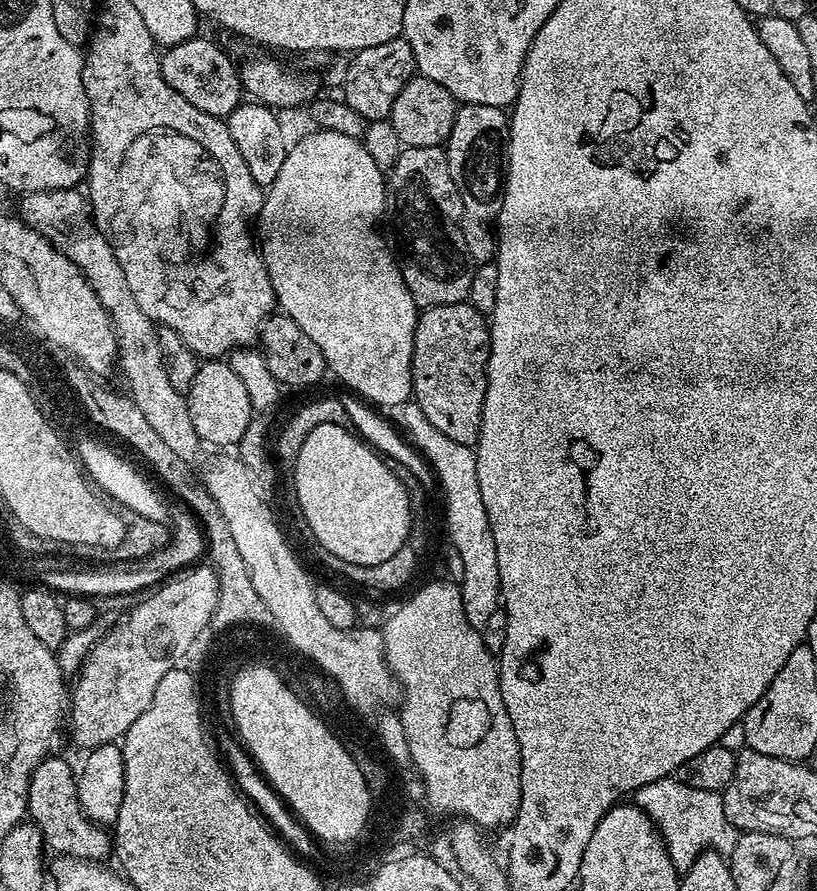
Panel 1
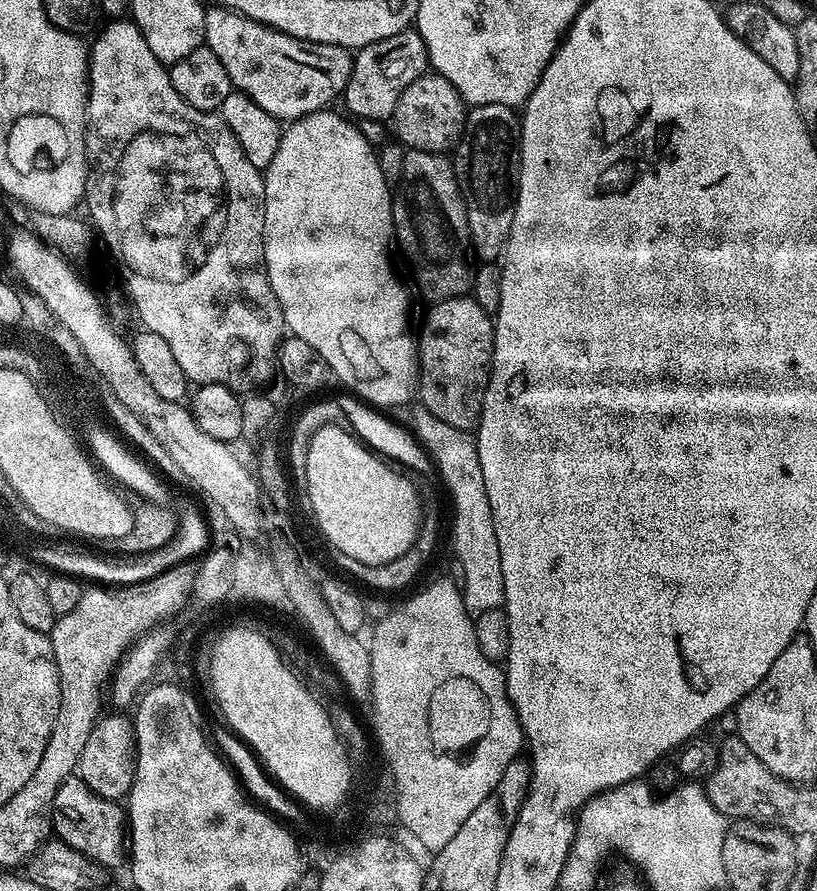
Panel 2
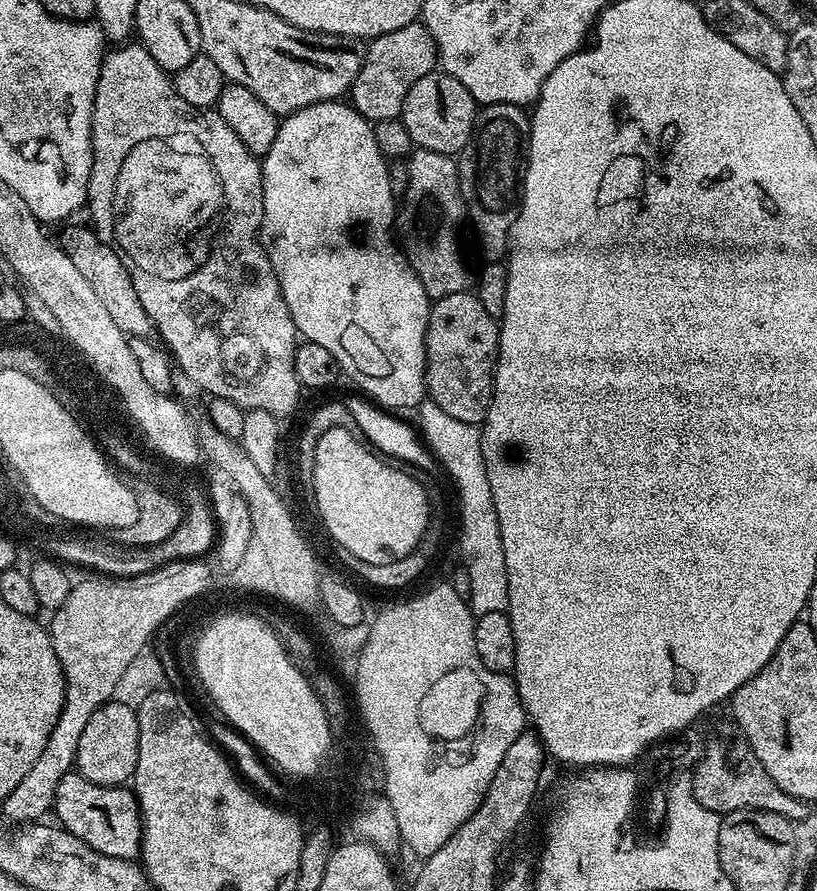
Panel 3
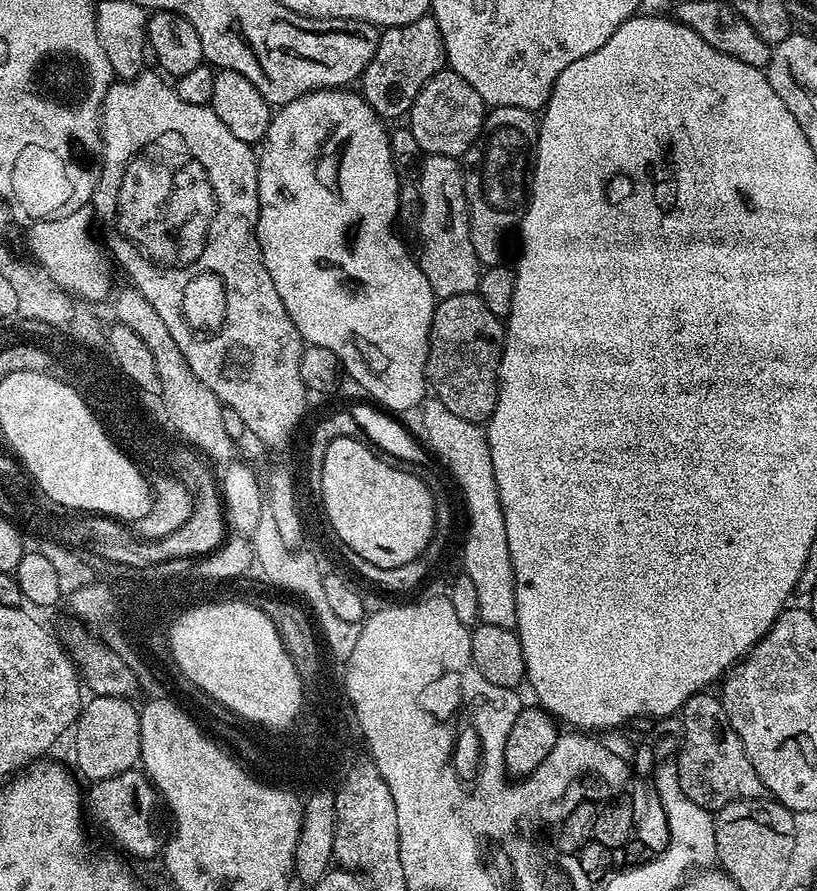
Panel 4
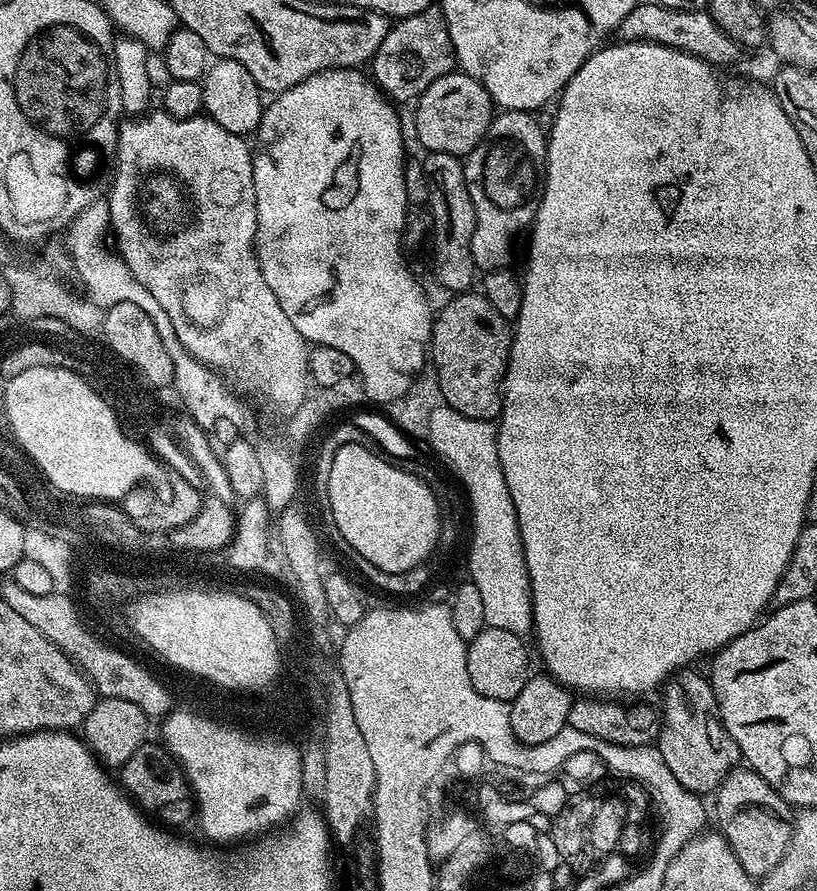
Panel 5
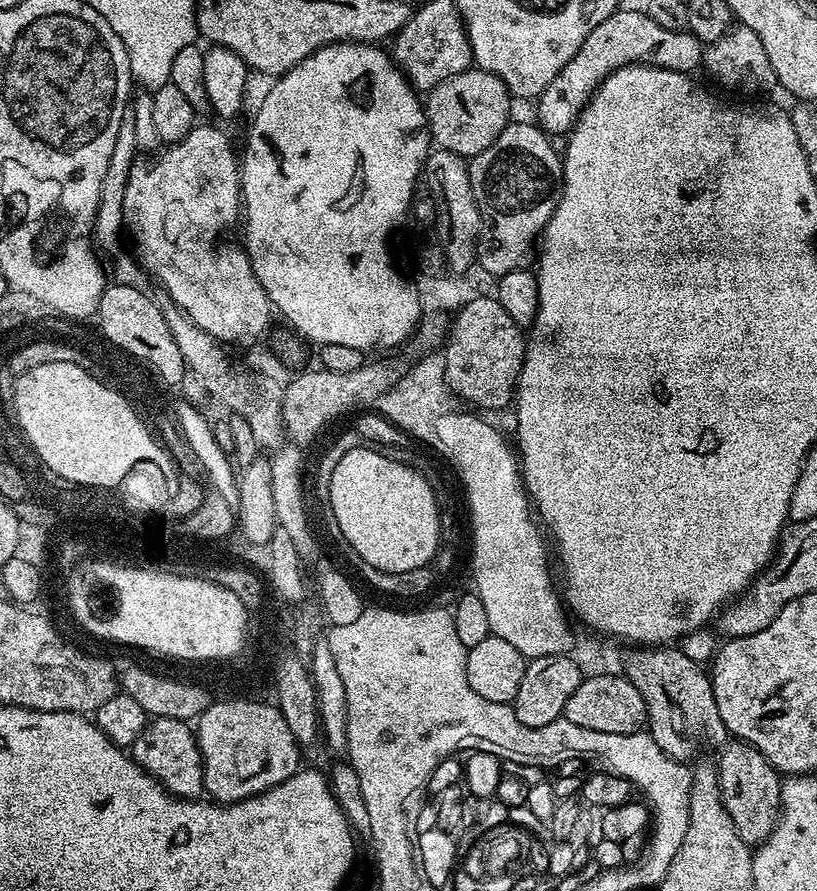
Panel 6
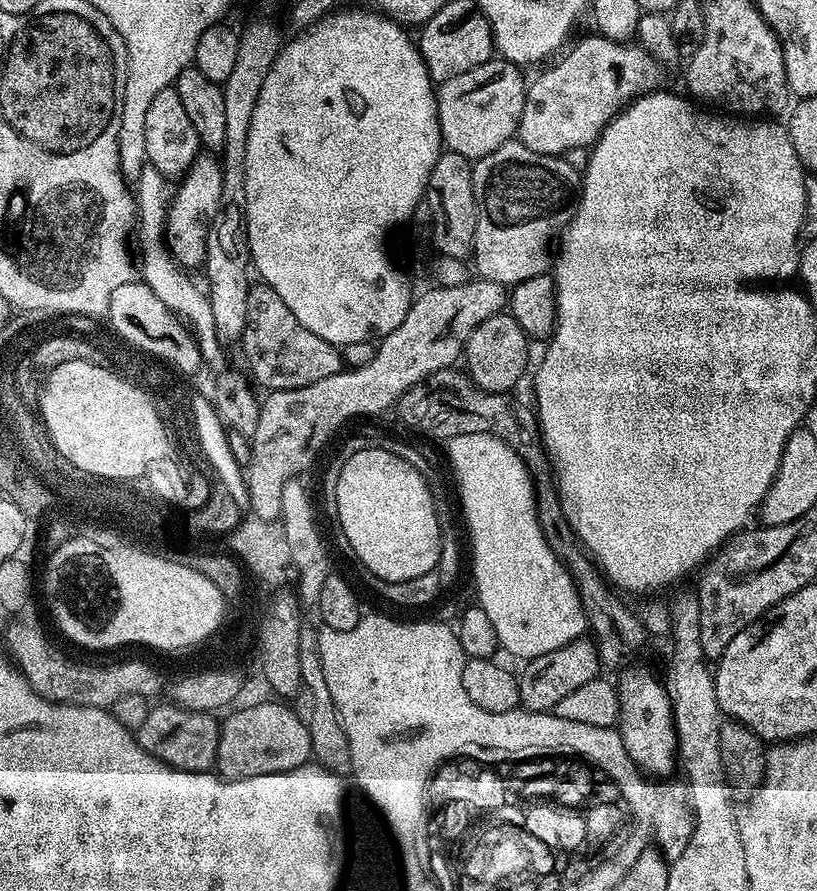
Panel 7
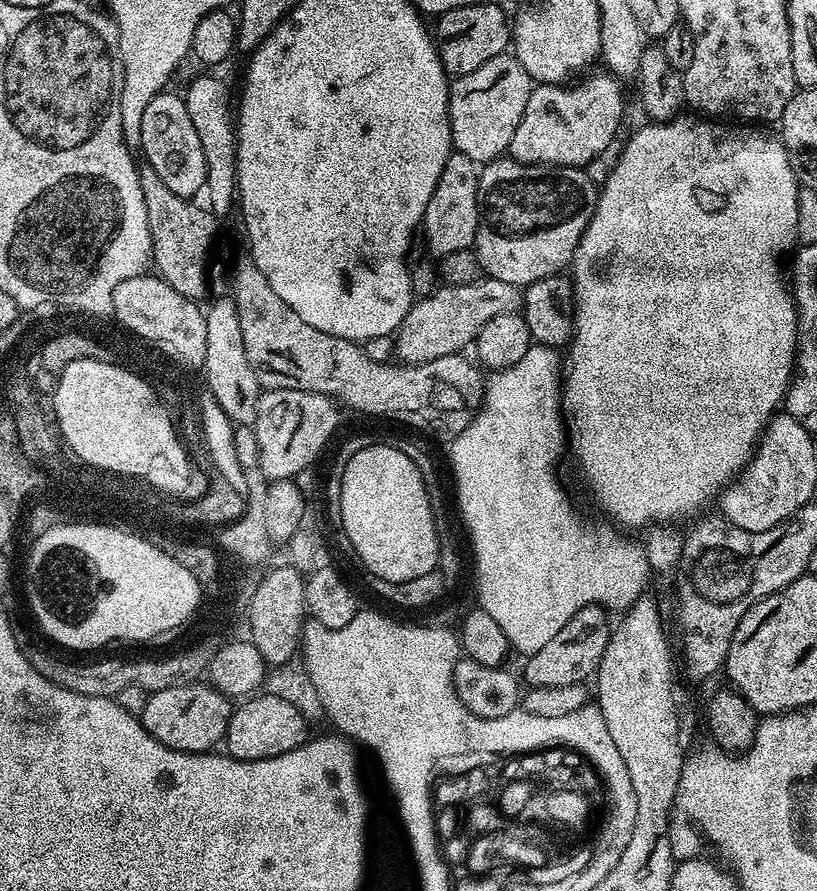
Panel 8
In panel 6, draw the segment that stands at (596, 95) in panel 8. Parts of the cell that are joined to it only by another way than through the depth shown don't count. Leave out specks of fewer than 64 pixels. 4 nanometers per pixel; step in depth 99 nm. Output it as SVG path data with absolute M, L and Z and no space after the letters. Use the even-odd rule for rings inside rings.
M627 6L621 7L606 22L594 26L590 34L586 34L586 42L562 66L558 78L542 90L542 94L535 101L535 119L545 133L561 132L567 134L580 116L580 111L588 104L590 97L596 93L596 88L614 70L625 68L631 64L655 64L658 68L669 68L675 72L695 73L695 68L701 67L706 48L694 33L679 28L658 26L654 18L650 18L643 10L635 12Z

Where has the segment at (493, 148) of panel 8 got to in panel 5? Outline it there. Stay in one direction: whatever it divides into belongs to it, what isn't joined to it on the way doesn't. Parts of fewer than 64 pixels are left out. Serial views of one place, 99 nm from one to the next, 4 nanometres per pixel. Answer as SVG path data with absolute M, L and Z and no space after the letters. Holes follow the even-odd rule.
M454 70L434 82L415 101L416 136L425 153L441 152L461 158L480 145L492 125L494 105L490 94L478 81Z

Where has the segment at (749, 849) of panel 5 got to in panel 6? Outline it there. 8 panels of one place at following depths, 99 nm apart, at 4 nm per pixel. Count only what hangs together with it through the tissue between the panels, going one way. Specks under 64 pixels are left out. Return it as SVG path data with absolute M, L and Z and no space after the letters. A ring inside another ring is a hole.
M729 739L719 749L719 762L715 765L720 779L720 800L726 806L726 814L734 822L734 830L750 846L759 846L775 829L781 816L781 773L753 744L745 740Z

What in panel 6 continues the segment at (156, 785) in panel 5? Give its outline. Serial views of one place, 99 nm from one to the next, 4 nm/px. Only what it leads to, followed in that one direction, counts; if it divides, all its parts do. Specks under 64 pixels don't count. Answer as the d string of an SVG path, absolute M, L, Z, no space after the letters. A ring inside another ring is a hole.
M155 717L144 727L142 734L138 734L130 749L130 755L173 796L195 800L205 795L204 759L193 725L189 721Z

